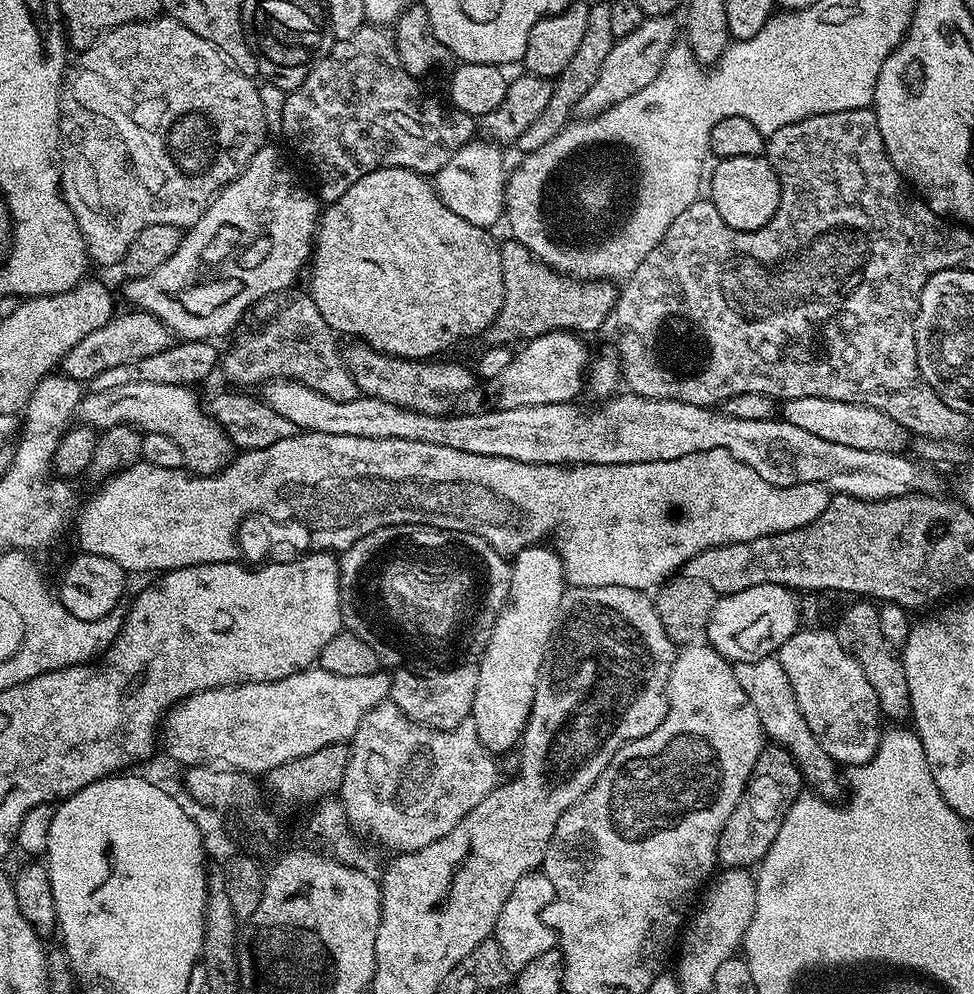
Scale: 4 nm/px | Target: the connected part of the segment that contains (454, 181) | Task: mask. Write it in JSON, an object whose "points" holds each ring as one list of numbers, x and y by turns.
{"points":[[473,138,462,150,458,150,446,166,440,168,434,176,436,192,458,214,479,228,491,229,492,224,501,223,505,215,504,189,506,187,506,168,504,172,504,152,501,145,491,140]]}

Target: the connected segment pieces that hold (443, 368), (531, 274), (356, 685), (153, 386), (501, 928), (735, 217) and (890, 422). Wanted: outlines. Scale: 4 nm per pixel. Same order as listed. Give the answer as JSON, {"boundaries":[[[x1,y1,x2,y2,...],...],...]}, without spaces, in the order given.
{"boundaries":[[[352,342,349,345,343,349,343,354,354,382,363,395,376,396,382,402,390,402,411,412,443,416,451,413,455,409,452,407,472,388,472,372,460,364,439,364,441,361,436,358,407,360,376,352,367,344]],[[505,240,506,242,500,244,504,301,491,328,482,333,485,345,516,346,557,330,575,330,580,334,596,332,610,320,618,295,615,283,599,278,579,281,565,276,536,259,532,252,526,250,526,246,522,246,517,240]],[[318,666,281,680,211,688,188,696,168,709,162,721,162,748,168,751,170,759,183,766,220,765,233,772,266,774,294,758,314,754,314,750,322,750,322,746,351,741,365,714,374,710,374,706,385,703,391,690,392,677,384,670,362,674,362,678,342,678,342,674,330,674]],[[130,382,126,386,114,386,114,390,101,392,89,391,80,399,76,408,75,419,81,425,97,430,114,428,123,424,131,428,140,429,141,433,153,432,166,434,166,438,174,438,178,450,182,450,184,468,197,476,211,476,214,472,221,472,227,468,234,459,234,445,232,439,224,433,224,428,207,411,200,409,200,400,195,396,193,389,188,386,174,386,173,384,159,384,158,382]],[[543,871,531,872,523,876,514,886,514,894,506,898,506,906,502,906,502,914,498,914,498,922,494,939,498,946,502,946,502,954,506,958,508,967,519,970,526,966,526,962,534,962,538,954,557,947,556,930,551,923,544,921,544,911,549,911,550,905,556,899,554,885,550,878,546,878]],[[747,156,717,159,715,163,716,169,713,172,711,169,706,192,715,209,722,214,722,222,726,222,726,226,733,227,736,231,744,232,756,231,766,226,766,222,774,218,780,201,780,183,776,171,767,159,764,156]],[[794,398,783,401,782,418,794,426,799,426,801,430,818,434,818,438,826,438,826,442,838,442,838,446,854,446,854,450,903,453,908,440,910,441,910,433,897,420,890,418,882,410,854,402,838,402,830,398]]]}

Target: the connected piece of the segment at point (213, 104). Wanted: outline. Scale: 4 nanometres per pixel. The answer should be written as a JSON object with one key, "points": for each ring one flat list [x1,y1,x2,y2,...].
{"points":[[157,18,139,24,109,28,96,43,83,49,77,56,80,57,76,60,76,69,73,72,71,69,65,75,60,90,60,190,78,222,89,261,93,265,119,265,126,250,130,250,130,242,134,242,134,238,138,238,138,234,142,234,146,226,169,224,181,230,191,228,198,222,198,218,202,218,202,214,212,205,220,191,231,180,242,175,250,158,254,158,256,151,266,144,262,98,253,77,244,76,230,63,228,57,222,55,210,42,206,42,206,38,198,38,194,30,171,18]]}

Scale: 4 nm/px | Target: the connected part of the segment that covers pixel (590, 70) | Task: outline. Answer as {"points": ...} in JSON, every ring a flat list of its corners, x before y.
{"points":[[602,2,602,4,596,5,593,3,589,7,588,13,590,22,586,24,586,35,582,38,581,45,578,46,578,54,574,54,574,59,566,65,566,70,562,70,562,74,555,77,550,103,546,105,546,110,542,110,538,122,534,122,534,126,526,129,526,134,522,134,516,139,515,147,521,148,521,153,537,152,539,148,545,148,558,133,568,127,578,102,582,102,586,90,590,90,590,86,594,86,594,82,602,70,602,62,606,62,606,54,610,54,612,45,617,41,614,30,610,30,610,10,607,3]]}

